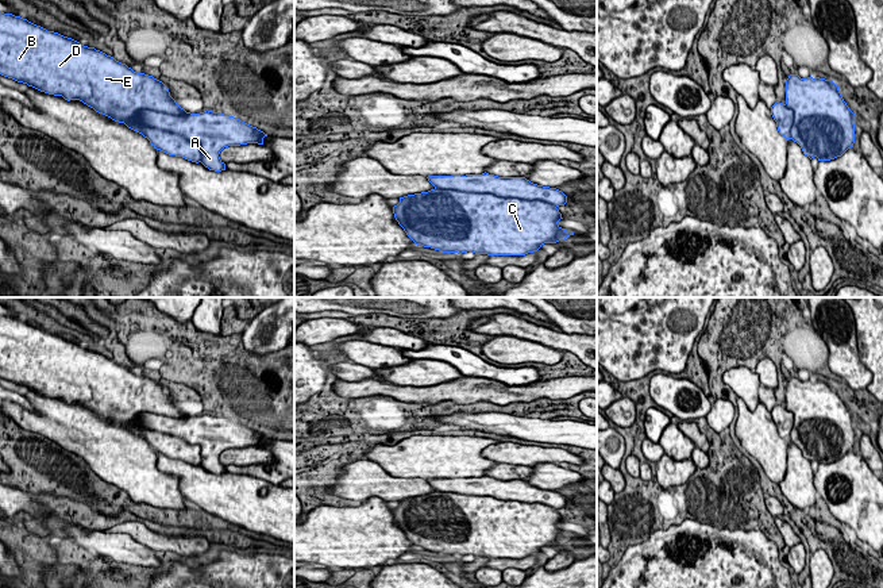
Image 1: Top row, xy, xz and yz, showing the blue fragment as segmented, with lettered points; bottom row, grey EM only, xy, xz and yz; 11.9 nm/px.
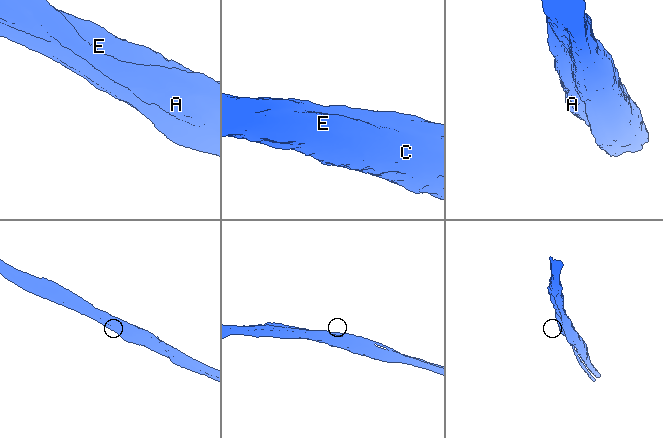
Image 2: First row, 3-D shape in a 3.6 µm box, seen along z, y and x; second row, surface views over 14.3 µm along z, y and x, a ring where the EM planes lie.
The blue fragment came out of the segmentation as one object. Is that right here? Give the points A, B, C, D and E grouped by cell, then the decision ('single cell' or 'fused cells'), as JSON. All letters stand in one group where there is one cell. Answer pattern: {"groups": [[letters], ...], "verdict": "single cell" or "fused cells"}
{"groups": [["A"], ["B", "C", "D", "E"]], "verdict": "fused cells"}

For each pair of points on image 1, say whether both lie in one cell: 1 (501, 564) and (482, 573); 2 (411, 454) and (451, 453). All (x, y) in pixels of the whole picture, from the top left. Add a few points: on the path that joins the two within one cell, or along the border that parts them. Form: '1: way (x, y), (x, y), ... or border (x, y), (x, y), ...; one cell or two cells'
1: border (501, 569), (479, 568), (475, 572); two cells
2: way (420, 454), (442, 454); one cell

